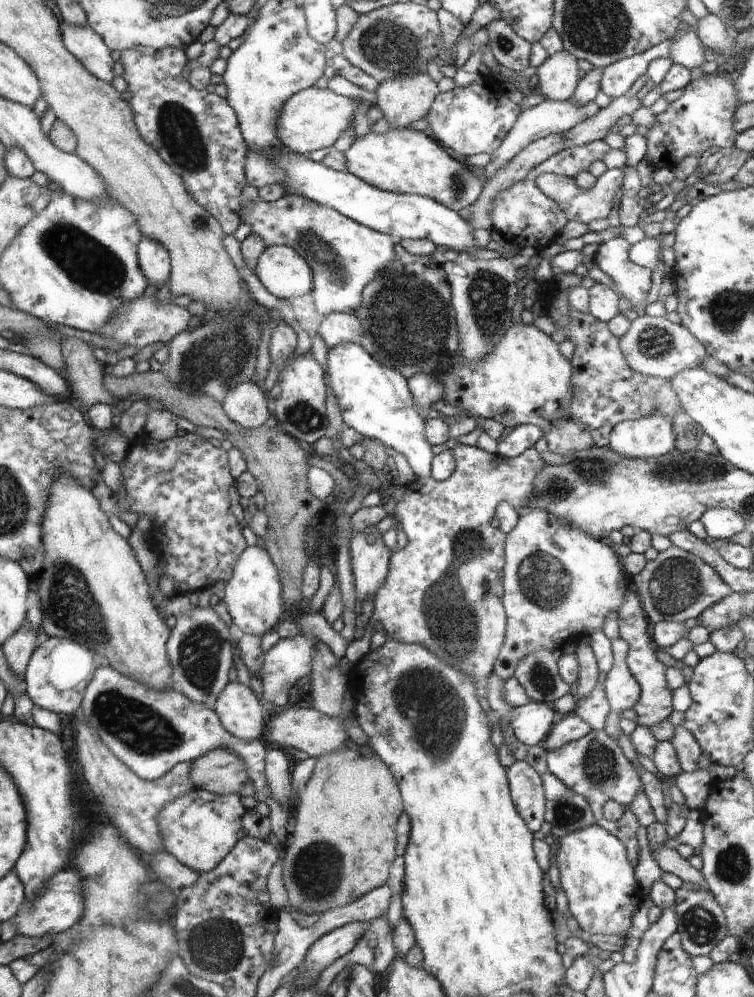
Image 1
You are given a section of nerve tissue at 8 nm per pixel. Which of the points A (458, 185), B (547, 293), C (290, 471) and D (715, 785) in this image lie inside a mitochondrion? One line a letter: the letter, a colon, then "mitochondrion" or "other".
A: mitochondrion
B: other
C: other
D: other

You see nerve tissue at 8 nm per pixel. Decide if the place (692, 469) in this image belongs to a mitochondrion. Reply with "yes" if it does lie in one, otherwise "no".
yes

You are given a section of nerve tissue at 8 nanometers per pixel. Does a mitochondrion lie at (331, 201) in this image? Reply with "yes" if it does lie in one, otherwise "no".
no

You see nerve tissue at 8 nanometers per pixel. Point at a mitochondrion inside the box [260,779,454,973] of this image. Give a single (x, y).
(317, 871)

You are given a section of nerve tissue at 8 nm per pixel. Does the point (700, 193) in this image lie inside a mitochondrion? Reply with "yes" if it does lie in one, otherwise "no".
no

